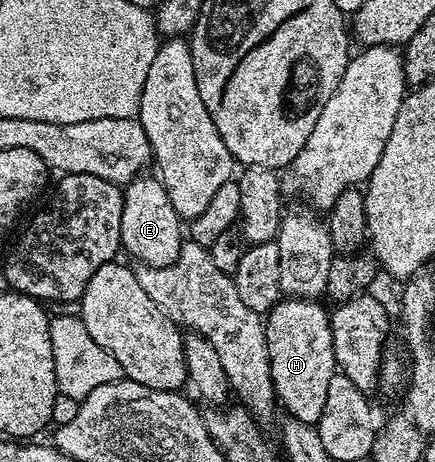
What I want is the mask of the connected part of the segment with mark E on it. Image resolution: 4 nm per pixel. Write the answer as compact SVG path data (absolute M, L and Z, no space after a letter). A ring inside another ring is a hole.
M141 174L129 181L123 189L124 209L122 210L122 226L120 242L123 251L129 252L137 261L137 265L146 268L170 266L178 258L182 237L180 224L182 218L174 210L168 192L155 175Z

